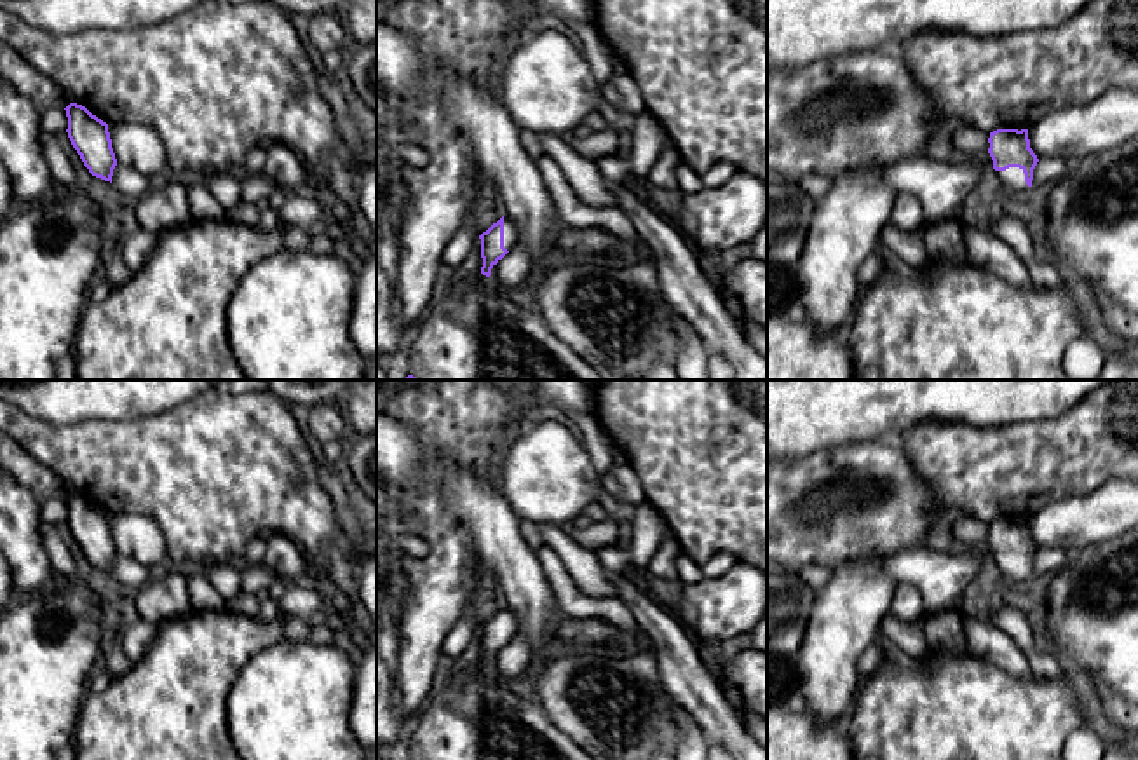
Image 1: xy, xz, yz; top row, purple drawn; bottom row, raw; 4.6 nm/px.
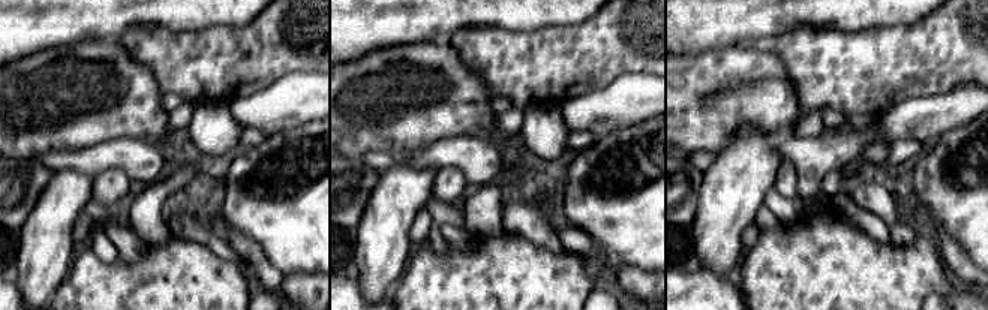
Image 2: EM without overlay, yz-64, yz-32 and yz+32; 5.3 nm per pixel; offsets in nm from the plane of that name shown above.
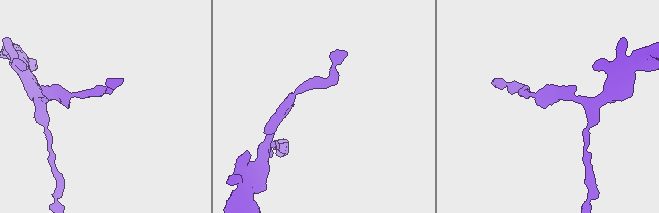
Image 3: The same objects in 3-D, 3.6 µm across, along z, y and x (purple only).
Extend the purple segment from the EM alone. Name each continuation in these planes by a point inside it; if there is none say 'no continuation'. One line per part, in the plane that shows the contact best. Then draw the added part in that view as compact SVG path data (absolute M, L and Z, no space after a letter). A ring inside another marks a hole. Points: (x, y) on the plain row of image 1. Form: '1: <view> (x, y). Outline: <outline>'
1: yz (1015, 569). Outline: M1009 558L1006 561L995 561L993 568L1009 577L1011 580L1026 579L1025 563L1019 558Z

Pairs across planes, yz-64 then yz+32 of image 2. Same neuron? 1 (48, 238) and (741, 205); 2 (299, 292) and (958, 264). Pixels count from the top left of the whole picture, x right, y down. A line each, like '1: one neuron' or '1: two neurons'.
1: one neuron
2: one neuron

